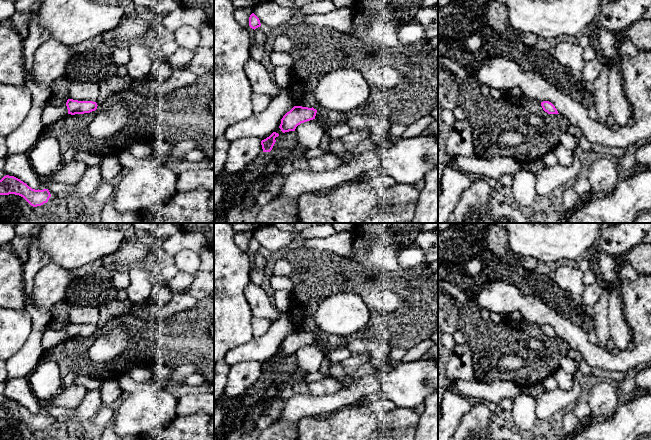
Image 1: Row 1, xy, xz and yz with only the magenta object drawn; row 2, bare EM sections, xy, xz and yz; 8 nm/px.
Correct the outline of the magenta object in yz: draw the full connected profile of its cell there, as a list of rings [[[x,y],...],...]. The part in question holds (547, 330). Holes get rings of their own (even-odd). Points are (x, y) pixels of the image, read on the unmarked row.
[[[549,325],[541,326],[541,330],[545,336],[548,338],[559,338],[555,330]]]

